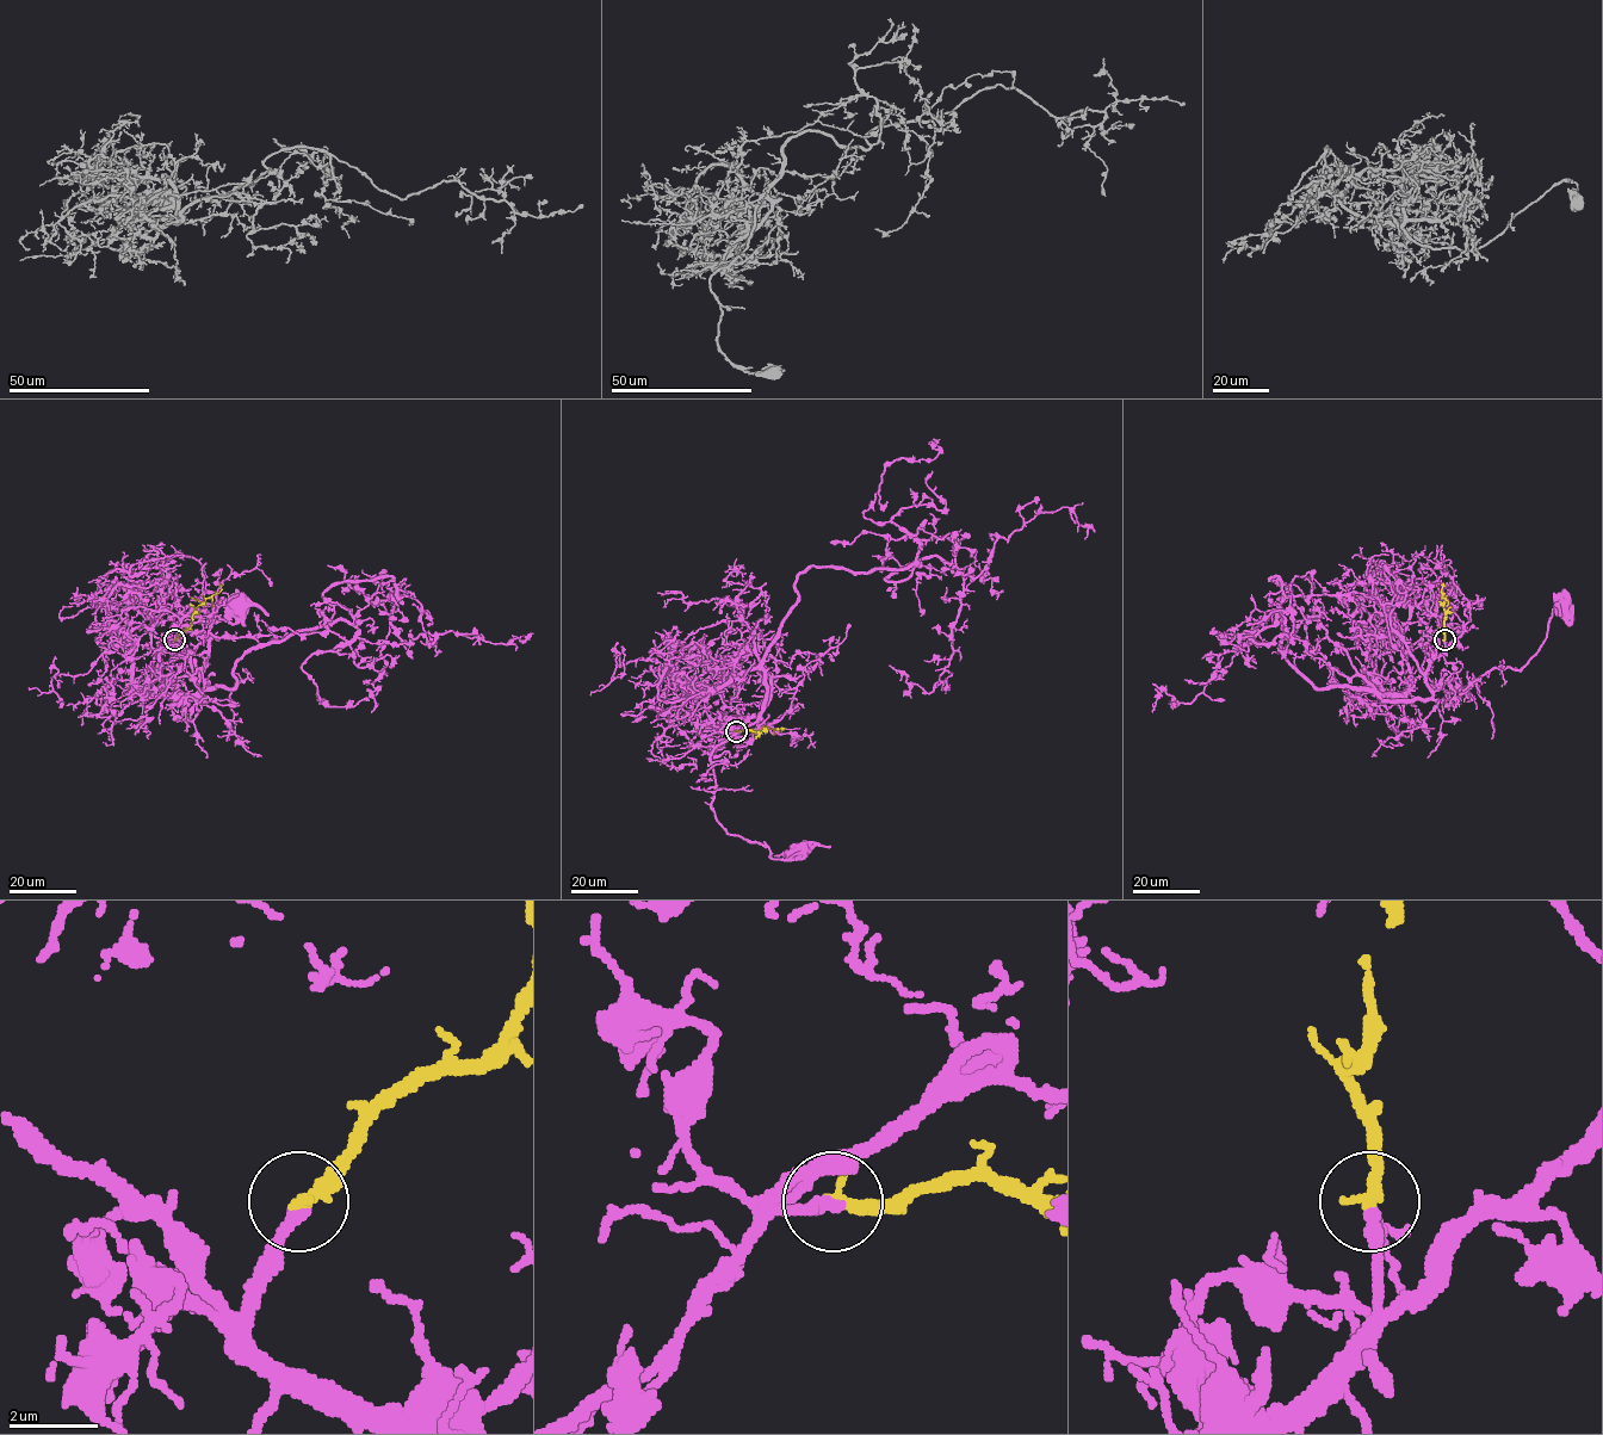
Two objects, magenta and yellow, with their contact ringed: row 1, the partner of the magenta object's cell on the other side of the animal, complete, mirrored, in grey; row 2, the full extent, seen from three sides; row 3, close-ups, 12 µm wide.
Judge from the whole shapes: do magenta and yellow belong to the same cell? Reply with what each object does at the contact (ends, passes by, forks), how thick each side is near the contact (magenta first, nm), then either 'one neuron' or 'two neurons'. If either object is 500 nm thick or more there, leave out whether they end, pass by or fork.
magenta ends there; yellow ends there; 300 nm thick on the magenta side, 360 nm on the other; one neuron

